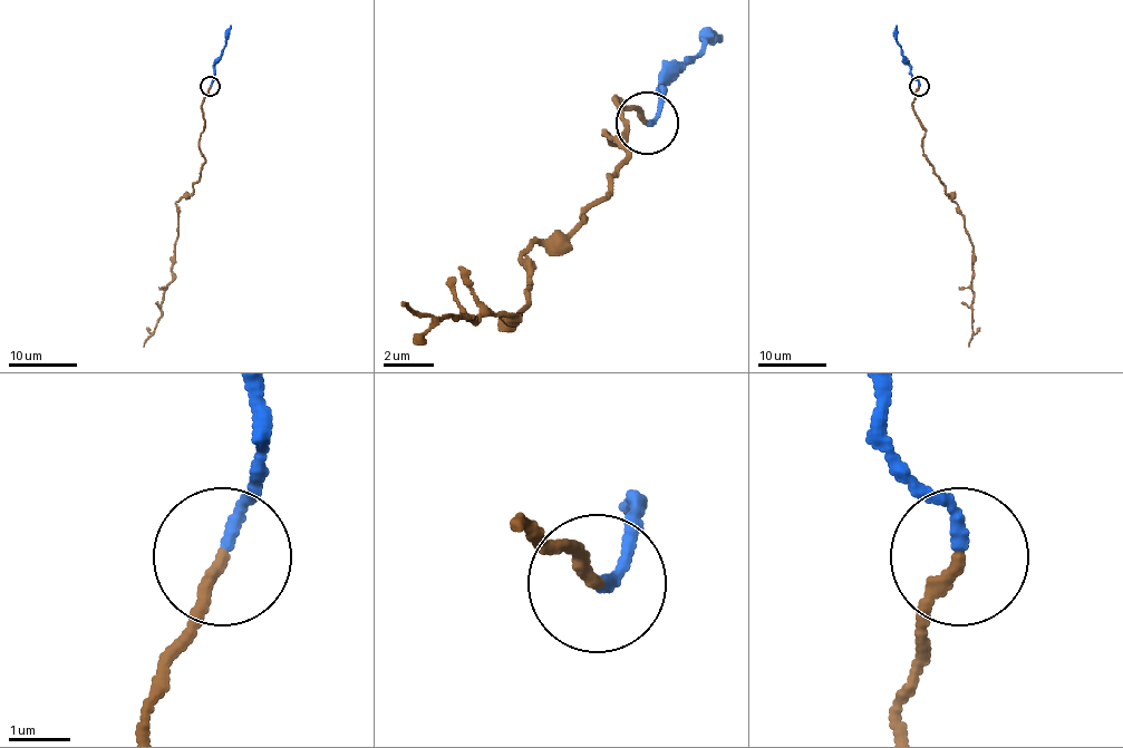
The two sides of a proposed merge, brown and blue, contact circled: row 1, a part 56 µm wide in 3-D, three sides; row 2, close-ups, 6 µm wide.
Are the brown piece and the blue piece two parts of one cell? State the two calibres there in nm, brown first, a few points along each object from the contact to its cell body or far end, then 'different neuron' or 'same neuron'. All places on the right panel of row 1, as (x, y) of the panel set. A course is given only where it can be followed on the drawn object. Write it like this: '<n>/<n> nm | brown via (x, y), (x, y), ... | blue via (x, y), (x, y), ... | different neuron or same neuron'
200/190 nm | brown via (919, 86), (913, 114), (926, 133), (922, 149), (964, 216), (965, 232), (973, 244), (974, 292), (968, 346) | blue via (919, 86), (897, 39), (897, 26) | different neuron

